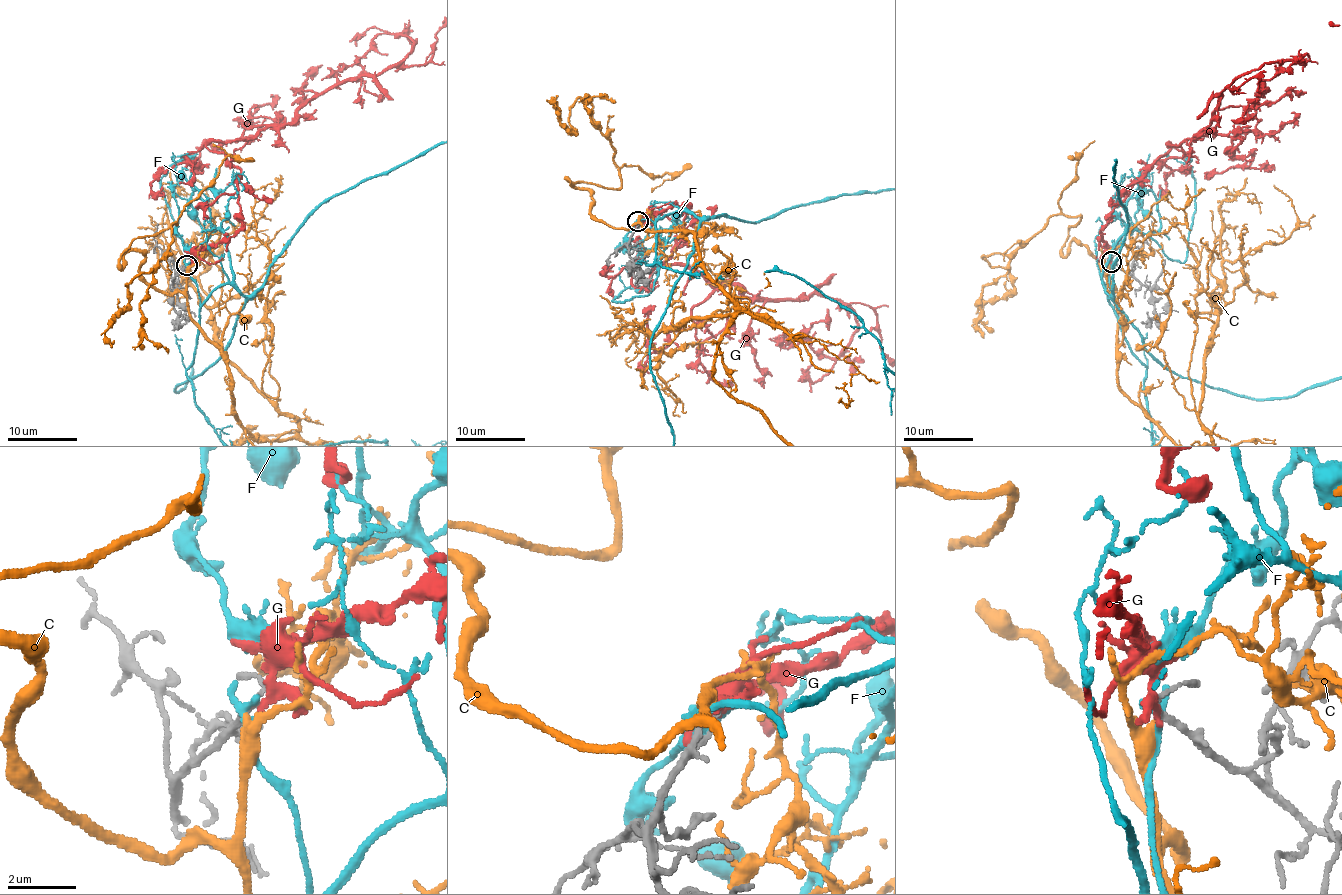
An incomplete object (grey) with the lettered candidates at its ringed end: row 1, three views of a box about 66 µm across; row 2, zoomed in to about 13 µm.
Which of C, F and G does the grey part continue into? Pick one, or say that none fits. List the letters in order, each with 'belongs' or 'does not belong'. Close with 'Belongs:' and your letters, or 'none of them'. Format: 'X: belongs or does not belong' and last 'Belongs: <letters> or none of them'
C: belongs
F: does not belong
G: does not belong
Belongs: C

